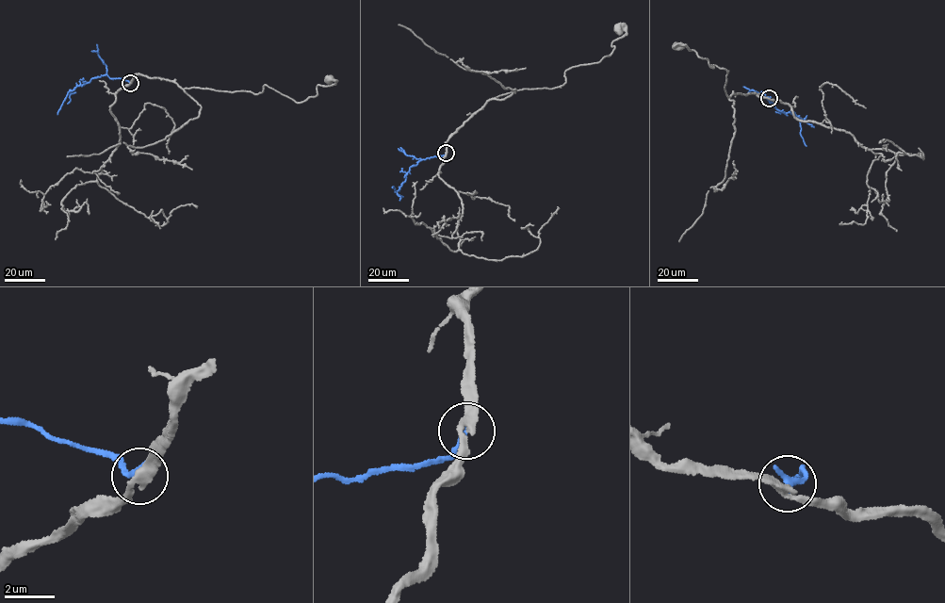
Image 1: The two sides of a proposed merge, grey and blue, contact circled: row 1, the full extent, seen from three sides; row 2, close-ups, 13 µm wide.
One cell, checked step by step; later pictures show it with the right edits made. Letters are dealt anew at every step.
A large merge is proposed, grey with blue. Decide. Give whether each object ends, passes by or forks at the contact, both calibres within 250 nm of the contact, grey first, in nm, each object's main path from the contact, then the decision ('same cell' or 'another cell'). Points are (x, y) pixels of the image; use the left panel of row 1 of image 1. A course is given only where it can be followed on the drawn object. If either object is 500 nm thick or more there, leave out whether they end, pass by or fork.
grey passes by; blue ends there; 280 nm thick on the grey side, 240 nm on the other; grey runs (130, 83), (138, 73), (184, 89), (255, 94), (265, 85), (298, 103), (329, 79); blue runs (130, 82), (105, 74), (92, 78), (69, 91), (57, 114); same cell

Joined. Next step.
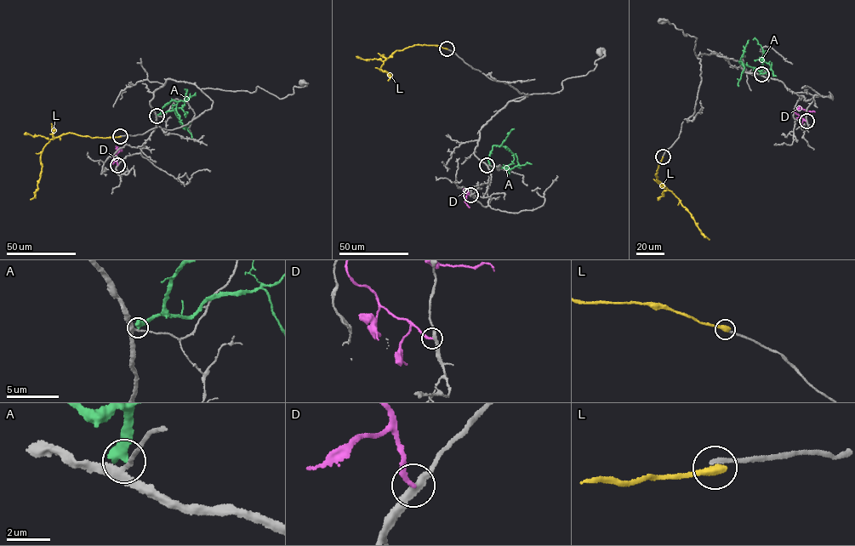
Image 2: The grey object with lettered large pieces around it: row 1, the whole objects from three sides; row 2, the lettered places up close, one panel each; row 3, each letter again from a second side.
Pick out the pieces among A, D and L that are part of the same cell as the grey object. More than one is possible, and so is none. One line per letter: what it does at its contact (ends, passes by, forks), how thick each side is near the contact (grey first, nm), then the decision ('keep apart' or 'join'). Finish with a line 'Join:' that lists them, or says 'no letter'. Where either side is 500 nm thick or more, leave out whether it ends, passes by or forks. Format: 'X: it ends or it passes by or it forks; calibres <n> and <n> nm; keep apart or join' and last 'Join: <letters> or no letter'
A: calibres 240 and 500 nm; keep apart
D: it ends; calibres 320 and 200 nm; keep apart
L: it ends; calibres 200 and 460 nm; keep apart
Join: no letter

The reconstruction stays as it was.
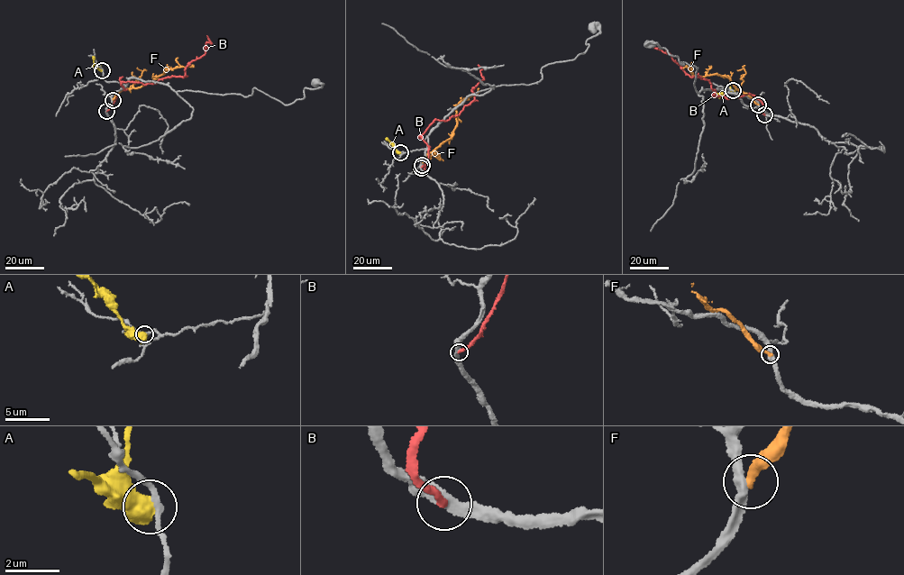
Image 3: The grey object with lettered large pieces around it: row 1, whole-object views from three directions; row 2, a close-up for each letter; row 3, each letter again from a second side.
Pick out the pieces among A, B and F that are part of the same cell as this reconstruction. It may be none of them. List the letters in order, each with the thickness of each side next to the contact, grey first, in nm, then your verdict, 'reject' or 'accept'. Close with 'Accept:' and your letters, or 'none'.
A: 170 nm thick on the grey side, 800 nm on the other; reject
B: 320 nm thick on the grey side, 240 nm on the other; reject
F: 380 nm thick on the grey side, 320 nm on the other; reject
Accept: none

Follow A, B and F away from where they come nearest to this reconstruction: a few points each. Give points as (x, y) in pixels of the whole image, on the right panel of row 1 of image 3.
A: (733, 91), (720, 94), (713, 89)
B: (764, 114), (754, 95), (713, 95), (716, 90), (707, 80), (690, 77), (671, 56), (650, 46)
F: (758, 104), (735, 87), (725, 76), (698, 76), (689, 67), (683, 68)

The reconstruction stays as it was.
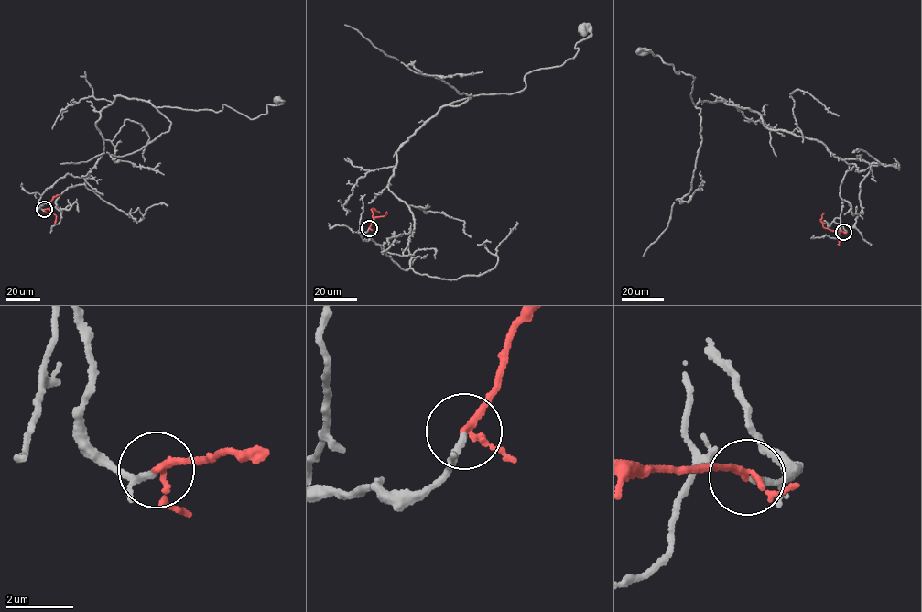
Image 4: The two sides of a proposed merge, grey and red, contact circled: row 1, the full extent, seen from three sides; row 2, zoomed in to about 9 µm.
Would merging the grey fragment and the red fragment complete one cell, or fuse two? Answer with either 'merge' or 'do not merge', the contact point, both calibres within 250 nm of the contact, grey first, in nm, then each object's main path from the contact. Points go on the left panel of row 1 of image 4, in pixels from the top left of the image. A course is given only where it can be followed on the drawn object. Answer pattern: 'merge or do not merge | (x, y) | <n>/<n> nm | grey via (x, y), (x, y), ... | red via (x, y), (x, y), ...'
merge | (44, 209) | 130/170 nm | grey via (44, 210), (45, 190), (100, 158), (96, 124), (118, 95), (156, 107), (224, 104), (251, 119), (277, 100) | red via (44, 210), (48, 208), (55, 196), (59, 194)

